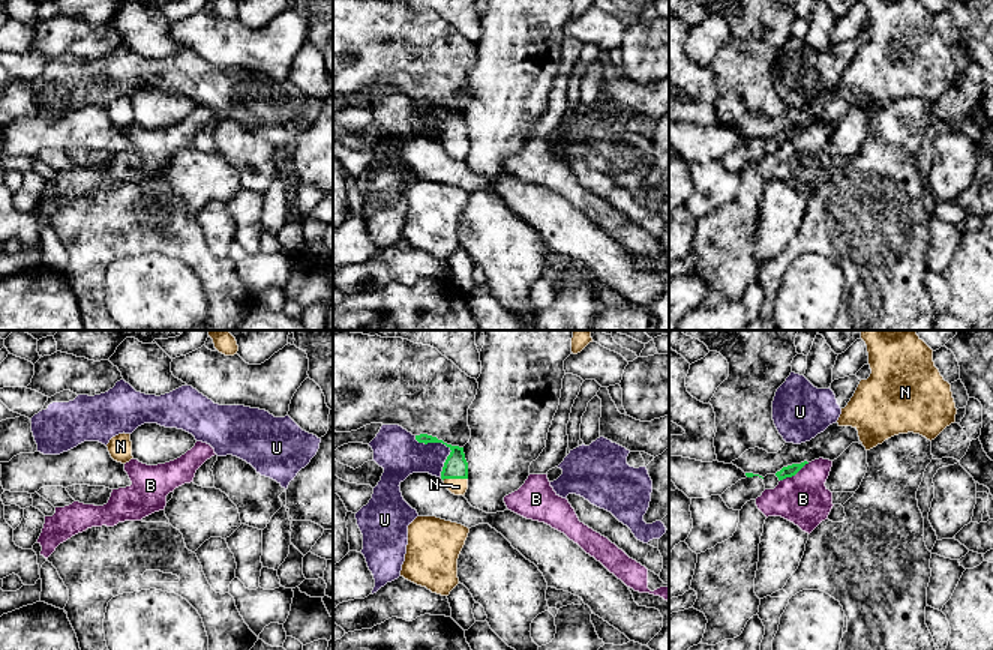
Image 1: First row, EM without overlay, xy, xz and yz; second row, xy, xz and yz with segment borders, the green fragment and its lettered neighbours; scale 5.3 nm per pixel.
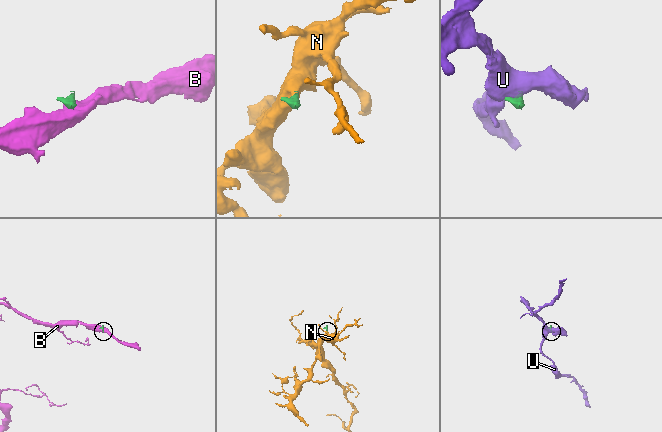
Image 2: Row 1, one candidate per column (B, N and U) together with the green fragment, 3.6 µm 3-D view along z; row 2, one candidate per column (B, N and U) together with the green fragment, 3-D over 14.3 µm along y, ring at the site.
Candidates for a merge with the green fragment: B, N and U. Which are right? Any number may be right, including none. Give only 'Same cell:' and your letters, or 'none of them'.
Same cell: N

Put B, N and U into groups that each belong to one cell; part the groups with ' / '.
B / N / U

